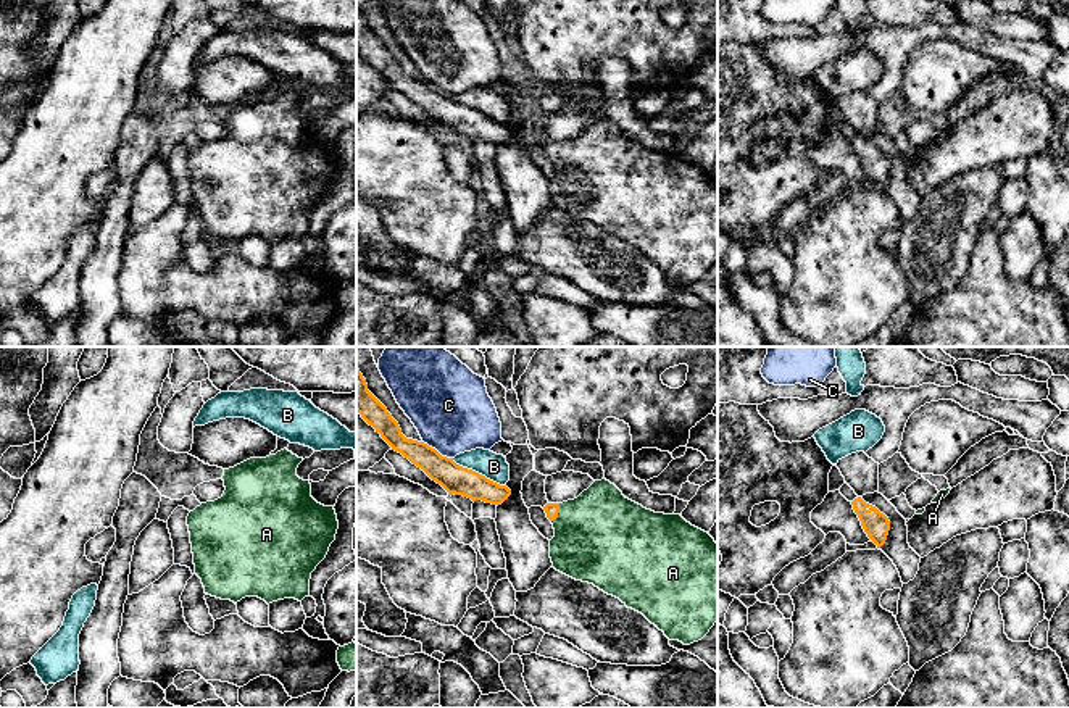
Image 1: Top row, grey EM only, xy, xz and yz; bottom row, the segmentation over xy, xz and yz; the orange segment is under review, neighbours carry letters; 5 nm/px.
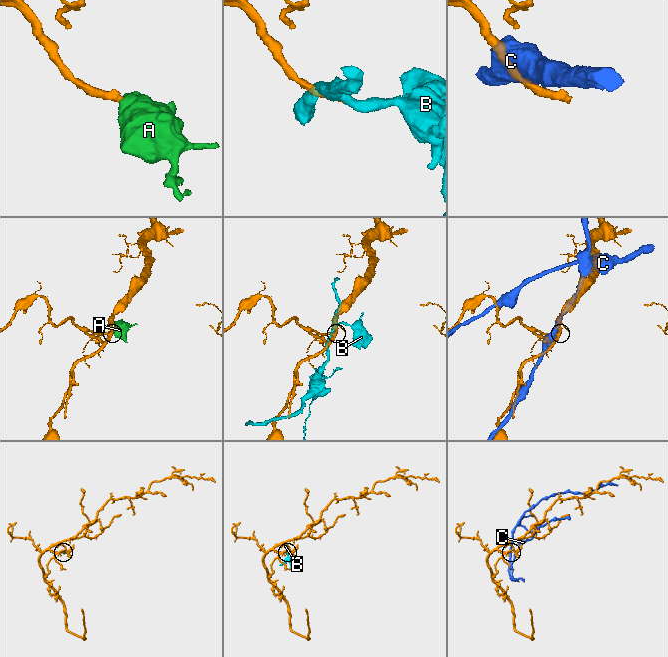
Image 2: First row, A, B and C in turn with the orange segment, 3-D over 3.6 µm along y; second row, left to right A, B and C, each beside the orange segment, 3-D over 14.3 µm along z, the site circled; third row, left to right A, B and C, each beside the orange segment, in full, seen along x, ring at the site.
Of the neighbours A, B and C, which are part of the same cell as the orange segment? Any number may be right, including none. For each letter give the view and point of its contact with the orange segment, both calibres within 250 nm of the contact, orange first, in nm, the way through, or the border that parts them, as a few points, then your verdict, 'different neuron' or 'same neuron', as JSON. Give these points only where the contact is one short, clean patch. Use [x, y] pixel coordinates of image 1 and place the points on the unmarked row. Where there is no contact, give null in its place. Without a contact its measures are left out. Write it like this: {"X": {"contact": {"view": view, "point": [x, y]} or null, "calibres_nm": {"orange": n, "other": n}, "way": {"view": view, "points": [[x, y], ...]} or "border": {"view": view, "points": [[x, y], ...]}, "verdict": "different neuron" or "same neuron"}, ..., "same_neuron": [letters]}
{"A": {"contact": {"view": "xz", "point": [558, 150]}, "calibres_nm": {"orange": 70, "other": 460}, "way": {"view": "xz", "points": [[552, 149], [558, 150], [600, 176]]}, "verdict": "same neuron"}, "B": {"contact": {"view": "xz", "point": [478, 112]}, "calibres_nm": {"orange": 140, "other": 130}, "border": {"view": "xz", "points": [[452, 97], [503, 124]]}, "verdict": "different neuron"}, "C": {"contact": {"view": "xz", "point": [436, 89]}, "calibres_nm": {"orange": 140, "other": 400}, "verdict": "different neuron"}, "same_neuron": ["A"]}

